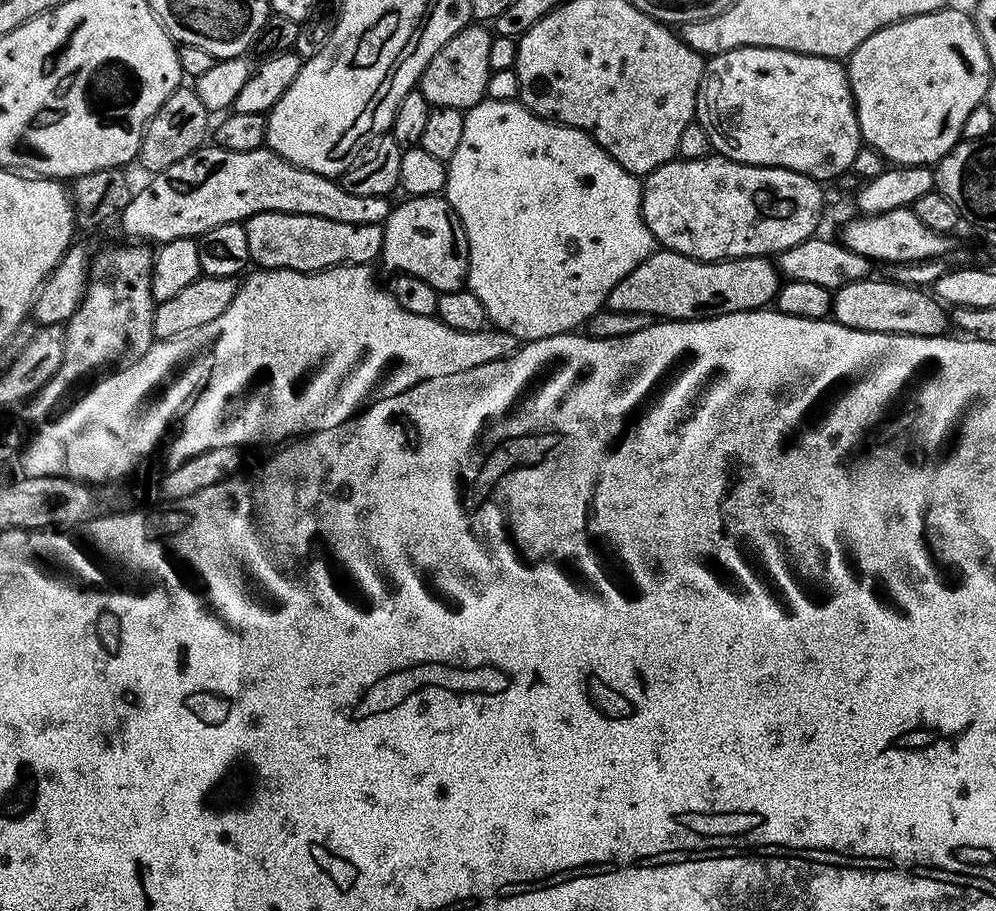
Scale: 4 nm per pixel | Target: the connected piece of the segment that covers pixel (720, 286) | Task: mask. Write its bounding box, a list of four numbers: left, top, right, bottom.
[608,251,782,320]

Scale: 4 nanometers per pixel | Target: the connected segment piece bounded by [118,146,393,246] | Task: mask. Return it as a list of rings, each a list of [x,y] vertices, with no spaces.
[[[215,146],[199,148],[194,154],[174,162],[167,170],[149,175],[148,185],[137,191],[118,217],[125,237],[136,242],[151,242],[159,246],[174,238],[195,238],[214,226],[238,224],[259,212],[285,212],[286,214],[306,214],[318,218],[330,218],[330,222],[350,222],[350,226],[383,225],[384,219],[392,213],[393,205],[388,196],[378,194],[350,194],[340,184],[339,179],[322,174],[314,174],[305,168],[294,166],[286,158],[265,146],[254,150],[226,150]]]

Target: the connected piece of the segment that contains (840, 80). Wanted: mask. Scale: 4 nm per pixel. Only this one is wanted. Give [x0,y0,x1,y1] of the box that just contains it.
[694,48,862,182]

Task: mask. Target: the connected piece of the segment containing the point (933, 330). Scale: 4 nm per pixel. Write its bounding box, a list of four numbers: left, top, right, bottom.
[830,278,950,336]

